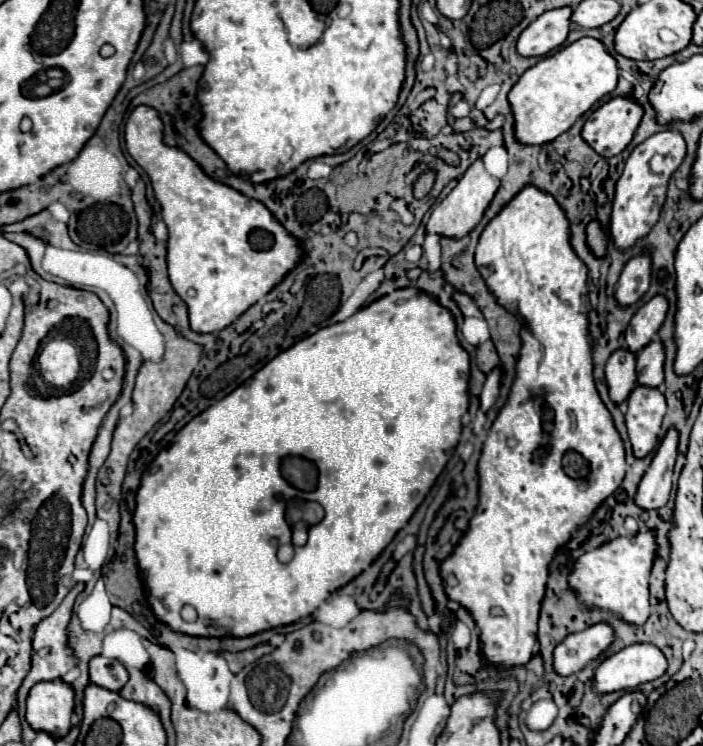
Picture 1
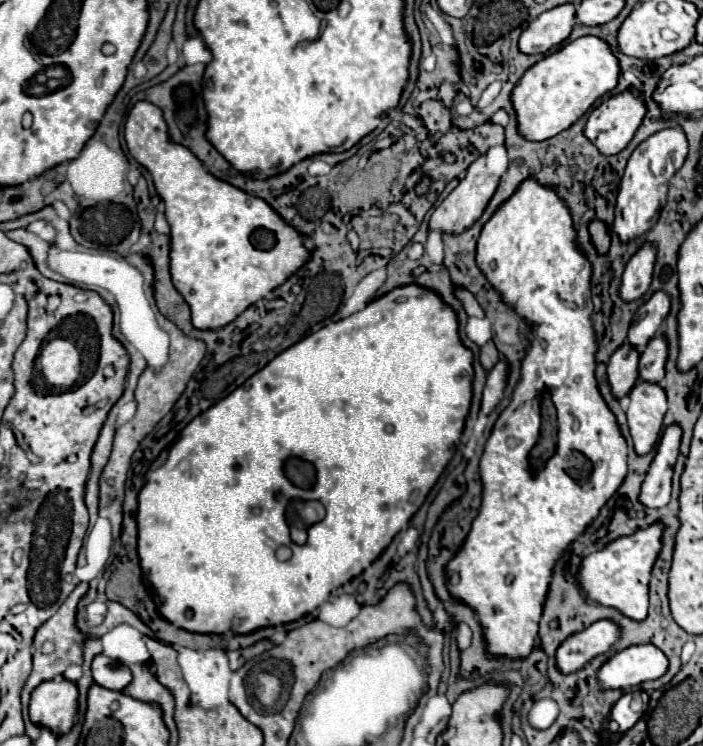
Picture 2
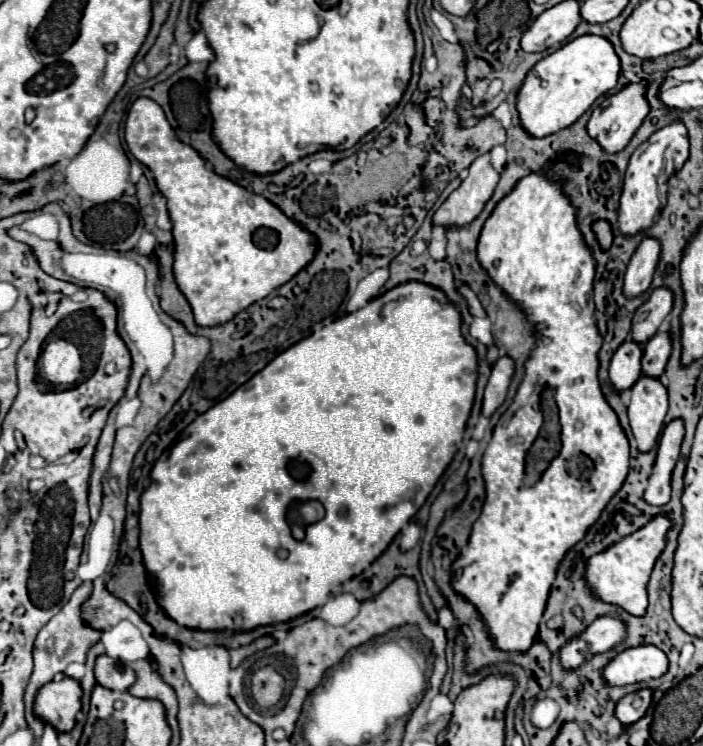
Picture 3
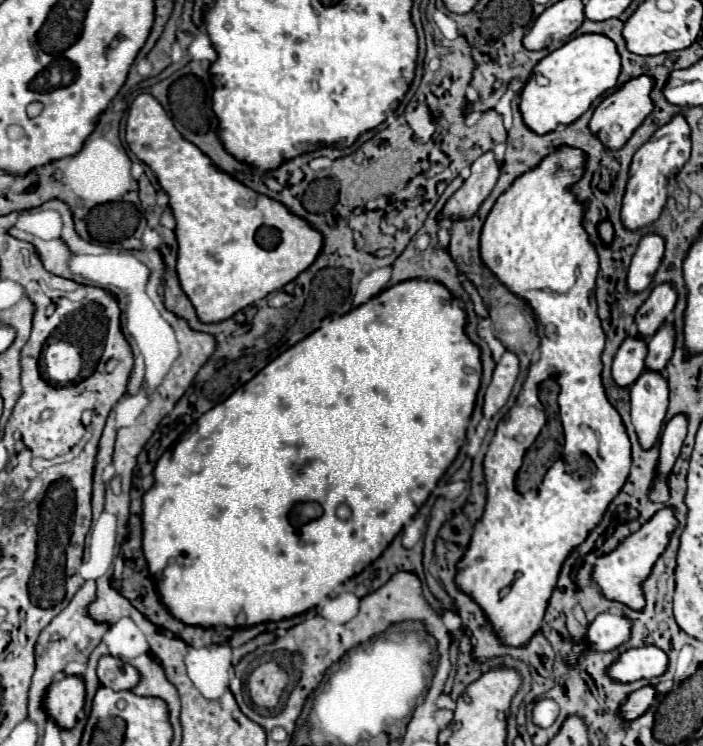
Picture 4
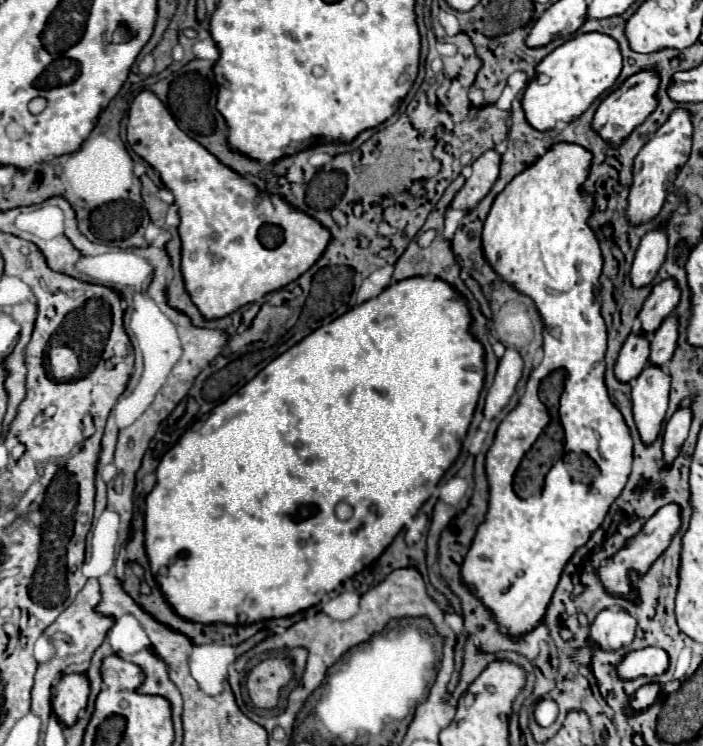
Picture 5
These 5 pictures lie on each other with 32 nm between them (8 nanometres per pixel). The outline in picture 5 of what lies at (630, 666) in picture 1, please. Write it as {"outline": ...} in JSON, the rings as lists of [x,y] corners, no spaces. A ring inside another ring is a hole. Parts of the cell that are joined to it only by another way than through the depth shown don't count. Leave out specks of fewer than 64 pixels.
{"outline":[[[642,648],[642,650],[632,650],[630,654],[624,656],[624,660],[618,664],[616,672],[620,678],[632,680],[638,676],[658,676],[668,668],[668,654],[662,648]]]}

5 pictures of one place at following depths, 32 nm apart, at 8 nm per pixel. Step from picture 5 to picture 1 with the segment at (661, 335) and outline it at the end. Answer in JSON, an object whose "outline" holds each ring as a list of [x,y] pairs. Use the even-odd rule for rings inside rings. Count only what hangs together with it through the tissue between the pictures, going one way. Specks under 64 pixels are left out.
{"outline":[[[652,340],[648,346],[644,346],[638,352],[636,362],[638,372],[638,384],[644,386],[660,386],[664,380],[664,346],[660,340]]]}

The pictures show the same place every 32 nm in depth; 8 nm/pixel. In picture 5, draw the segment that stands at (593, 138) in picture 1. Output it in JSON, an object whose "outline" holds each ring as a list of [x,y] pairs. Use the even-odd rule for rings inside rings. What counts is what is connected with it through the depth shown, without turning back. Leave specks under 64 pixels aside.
{"outline":[[[644,70],[644,72],[632,74],[612,94],[608,94],[600,102],[600,106],[598,106],[596,114],[594,114],[594,122],[592,122],[594,130],[604,140],[608,140],[610,144],[614,144],[614,146],[620,144],[638,124],[642,124],[656,110],[656,104],[658,104],[656,92],[658,92],[658,88],[660,88],[660,74],[656,70],[652,70],[652,72]]]}

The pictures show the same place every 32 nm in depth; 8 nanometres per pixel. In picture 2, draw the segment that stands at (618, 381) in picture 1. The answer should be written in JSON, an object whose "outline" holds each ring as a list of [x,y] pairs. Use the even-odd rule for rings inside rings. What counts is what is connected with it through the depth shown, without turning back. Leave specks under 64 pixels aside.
{"outline":[[[622,344],[608,362],[608,380],[616,398],[622,398],[638,382],[638,362],[640,352],[632,344]]]}

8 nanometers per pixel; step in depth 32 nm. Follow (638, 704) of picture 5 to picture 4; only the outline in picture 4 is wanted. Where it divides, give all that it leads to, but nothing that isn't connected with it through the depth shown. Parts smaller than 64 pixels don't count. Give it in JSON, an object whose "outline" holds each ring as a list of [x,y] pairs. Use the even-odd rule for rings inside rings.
{"outline":[[[644,686],[636,692],[632,692],[626,700],[626,704],[620,708],[622,712],[622,718],[624,720],[632,720],[632,718],[638,718],[640,714],[644,714],[650,706],[652,706],[652,700],[656,698],[656,686]]]}

